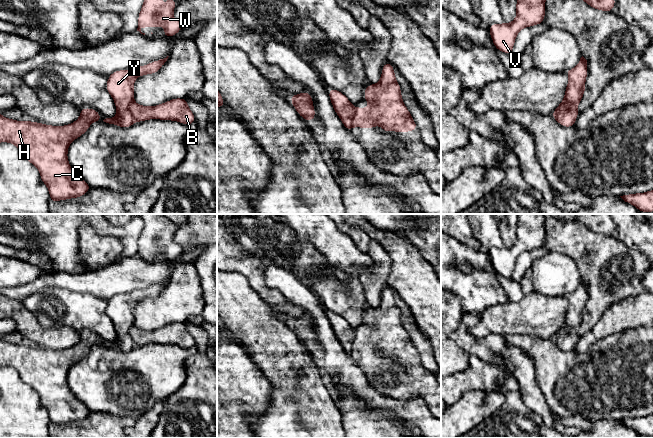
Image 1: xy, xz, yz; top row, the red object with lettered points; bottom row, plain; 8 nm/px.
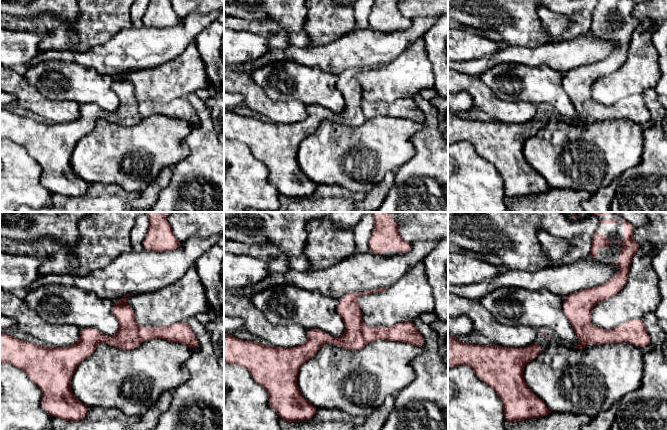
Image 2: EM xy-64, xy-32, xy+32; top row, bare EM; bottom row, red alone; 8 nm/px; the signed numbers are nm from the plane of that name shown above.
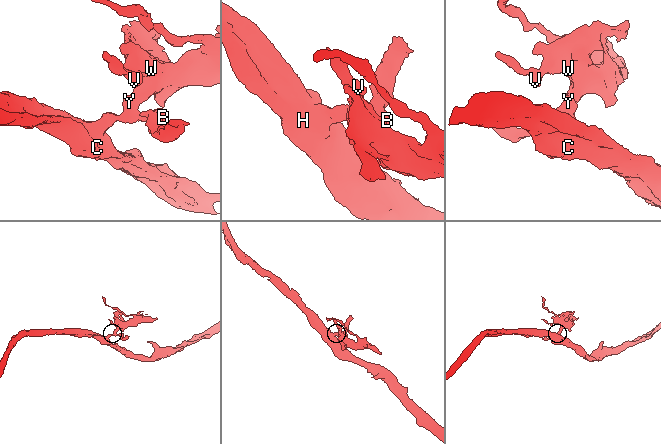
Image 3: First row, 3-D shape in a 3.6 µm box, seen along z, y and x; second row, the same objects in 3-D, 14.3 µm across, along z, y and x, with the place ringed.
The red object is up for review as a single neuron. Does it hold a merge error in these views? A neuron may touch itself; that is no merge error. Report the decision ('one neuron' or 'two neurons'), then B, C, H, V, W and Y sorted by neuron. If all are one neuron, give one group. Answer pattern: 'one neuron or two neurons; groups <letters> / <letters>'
two neurons; groups B / C H V W Y

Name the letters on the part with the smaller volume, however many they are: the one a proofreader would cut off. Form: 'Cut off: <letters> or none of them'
Cut off: B

